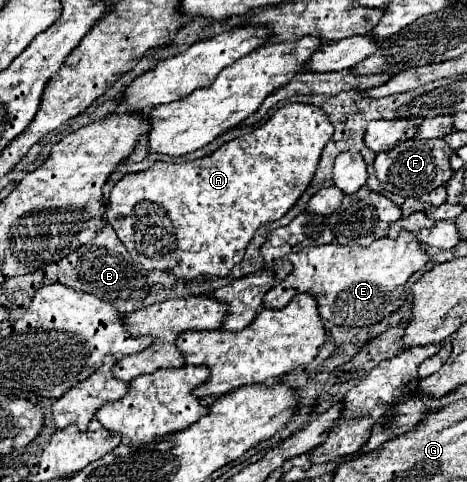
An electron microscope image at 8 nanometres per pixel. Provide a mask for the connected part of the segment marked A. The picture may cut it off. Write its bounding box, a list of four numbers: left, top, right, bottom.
[106,104,334,278]

